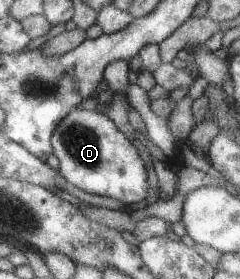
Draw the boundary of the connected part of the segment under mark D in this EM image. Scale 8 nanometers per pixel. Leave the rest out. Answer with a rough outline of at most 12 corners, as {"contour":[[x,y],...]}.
{"contour":[[72,108],[51,144],[81,190],[148,195],[138,149],[107,115]]}

